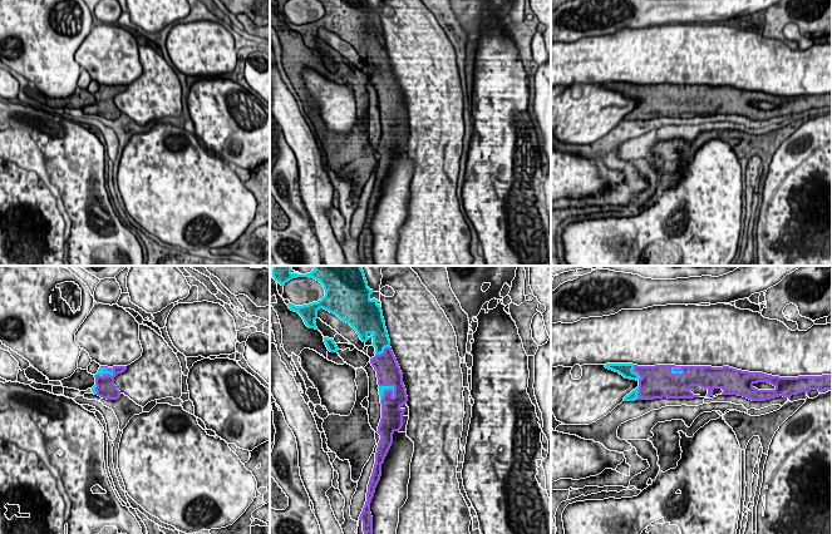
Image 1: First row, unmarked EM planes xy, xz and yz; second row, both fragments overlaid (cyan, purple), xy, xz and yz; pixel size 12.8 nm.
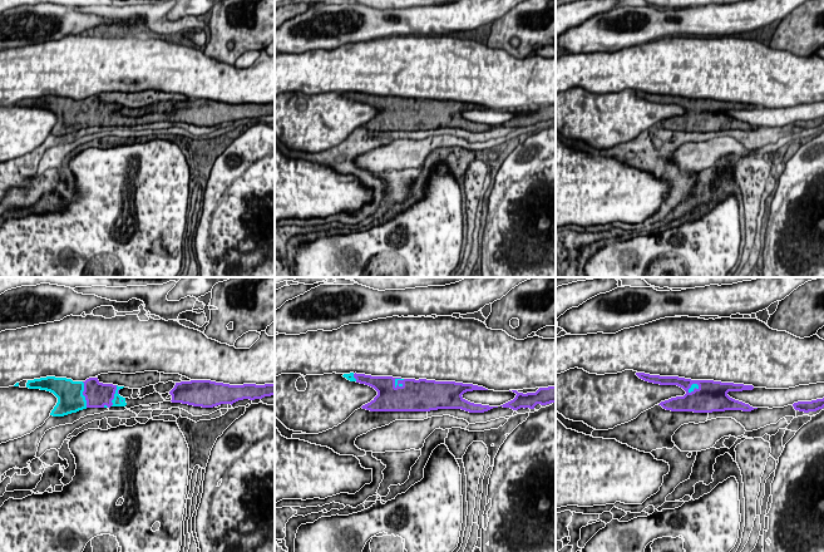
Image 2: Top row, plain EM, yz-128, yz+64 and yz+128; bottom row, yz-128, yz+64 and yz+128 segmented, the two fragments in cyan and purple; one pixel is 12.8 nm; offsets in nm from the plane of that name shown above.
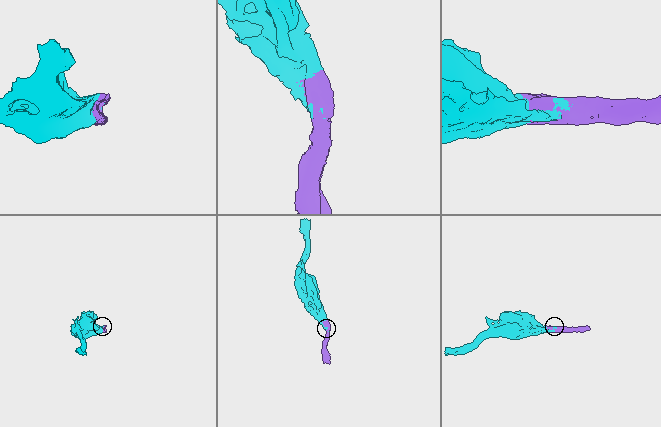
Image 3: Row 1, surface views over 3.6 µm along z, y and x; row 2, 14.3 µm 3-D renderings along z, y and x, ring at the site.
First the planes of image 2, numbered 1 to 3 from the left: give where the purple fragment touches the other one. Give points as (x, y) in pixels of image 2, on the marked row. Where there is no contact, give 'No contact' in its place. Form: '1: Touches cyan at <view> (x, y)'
1: Touches cyan at yz-128 (114, 395)
2: Touches cyan at yz+64 (396, 382)
3: Touches cyan at yz+128 (692, 389)

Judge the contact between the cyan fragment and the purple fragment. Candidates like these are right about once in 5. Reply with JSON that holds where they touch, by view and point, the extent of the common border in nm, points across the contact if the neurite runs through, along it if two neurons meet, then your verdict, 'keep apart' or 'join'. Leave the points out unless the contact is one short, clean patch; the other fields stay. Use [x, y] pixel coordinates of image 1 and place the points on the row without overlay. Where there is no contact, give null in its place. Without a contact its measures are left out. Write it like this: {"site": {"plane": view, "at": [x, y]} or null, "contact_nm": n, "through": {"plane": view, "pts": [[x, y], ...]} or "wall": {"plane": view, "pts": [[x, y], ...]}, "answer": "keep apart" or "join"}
{"site": {"plane": "xy", "at": [103, 92]}, "contact_nm": 280, "answer": "join"}

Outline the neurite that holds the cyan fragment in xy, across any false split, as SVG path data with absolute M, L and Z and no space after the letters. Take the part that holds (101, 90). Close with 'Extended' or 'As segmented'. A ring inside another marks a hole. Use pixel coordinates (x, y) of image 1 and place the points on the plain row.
M100 85L94 94L95 104L92 107L93 113L107 119L118 119L122 113L114 104L114 97L125 89L127 85Z. Extended

